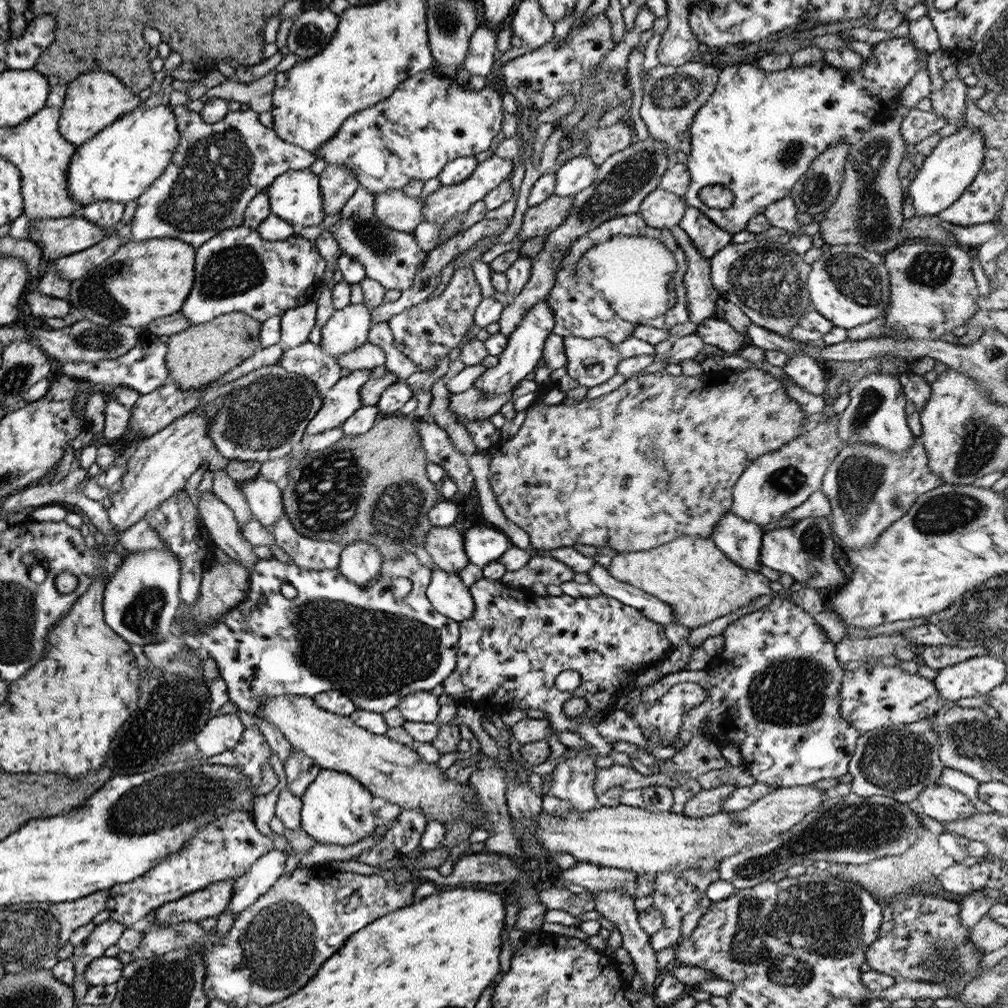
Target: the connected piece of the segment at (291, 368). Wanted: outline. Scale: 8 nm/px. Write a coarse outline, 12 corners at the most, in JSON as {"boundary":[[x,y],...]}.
{"boundary":[[306,341],[278,364],[315,384],[319,397],[340,379],[338,359]]}

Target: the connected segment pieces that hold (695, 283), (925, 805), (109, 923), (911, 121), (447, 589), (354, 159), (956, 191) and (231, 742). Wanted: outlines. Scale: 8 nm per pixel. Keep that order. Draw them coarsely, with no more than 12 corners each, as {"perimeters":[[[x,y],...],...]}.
{"perimeters":[[[679,225],[671,234],[687,256],[689,321],[715,316],[720,297],[710,279],[710,258],[695,249]],[[946,785],[927,786],[922,812],[942,824],[968,818],[976,807]],[[109,918],[96,925],[69,959],[75,979],[70,987],[78,1006],[91,987],[86,967],[104,956],[124,930]],[[911,109],[901,122],[902,139],[916,145],[946,126],[932,111]],[[432,571],[426,596],[457,624],[474,616],[460,575]],[[417,72],[315,156],[372,195],[501,132],[503,93]],[[958,123],[906,182],[916,216],[960,200],[984,163],[979,128]],[[238,714],[216,715],[195,742],[212,758],[234,748],[244,729]]]}

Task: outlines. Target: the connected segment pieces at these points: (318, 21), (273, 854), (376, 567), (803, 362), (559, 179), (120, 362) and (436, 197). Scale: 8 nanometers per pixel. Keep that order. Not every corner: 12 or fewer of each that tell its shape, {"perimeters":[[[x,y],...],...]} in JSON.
{"perimeters":[[[306,6],[289,29],[285,52],[312,58],[330,42],[339,16]],[[284,851],[260,856],[235,879],[225,910],[256,903],[285,874]],[[351,541],[341,551],[341,575],[362,586],[379,575],[381,552]],[[788,355],[783,372],[793,384],[820,396],[827,371],[808,355]],[[578,155],[554,171],[554,194],[574,197],[593,184],[597,165]],[[144,334],[114,360],[69,363],[56,371],[97,387],[140,394],[168,379],[167,343]],[[494,154],[459,184],[424,200],[424,221],[442,227],[510,179],[515,160]]]}

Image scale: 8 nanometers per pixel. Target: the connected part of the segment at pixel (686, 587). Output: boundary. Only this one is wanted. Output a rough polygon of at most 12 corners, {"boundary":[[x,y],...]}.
{"boundary":[[710,537],[617,553],[607,569],[690,630],[773,591]]}

